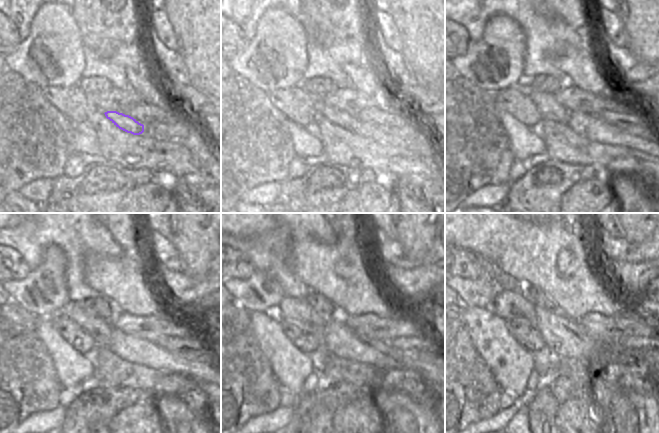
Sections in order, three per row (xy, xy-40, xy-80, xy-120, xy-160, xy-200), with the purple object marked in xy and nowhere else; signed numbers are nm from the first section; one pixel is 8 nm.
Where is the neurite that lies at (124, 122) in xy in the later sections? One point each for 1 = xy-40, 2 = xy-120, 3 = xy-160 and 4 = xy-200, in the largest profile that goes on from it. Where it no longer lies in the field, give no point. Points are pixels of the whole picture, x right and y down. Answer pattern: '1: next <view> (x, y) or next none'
1: next xy-40 (350, 122)
2: next xy-120 (99, 329)
3: next xy-160 (297, 311)
4: next xy-200 (511, 305)

